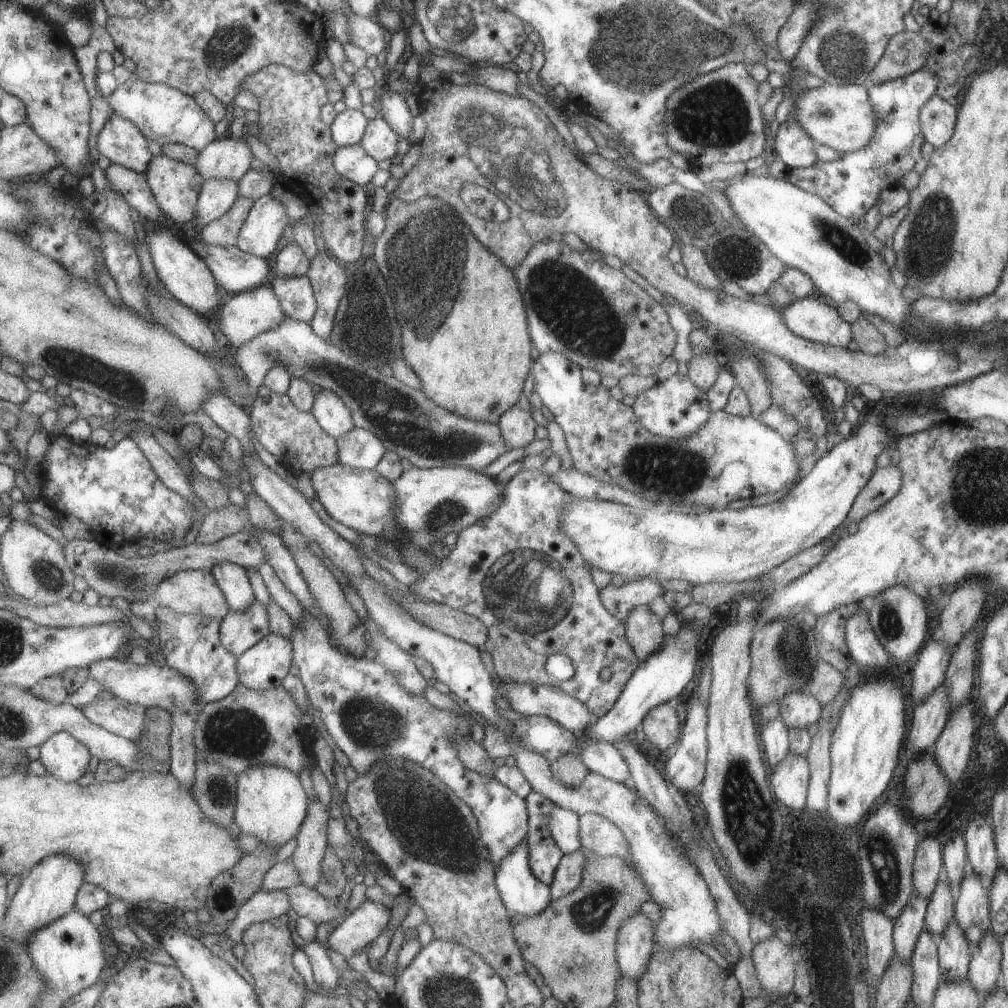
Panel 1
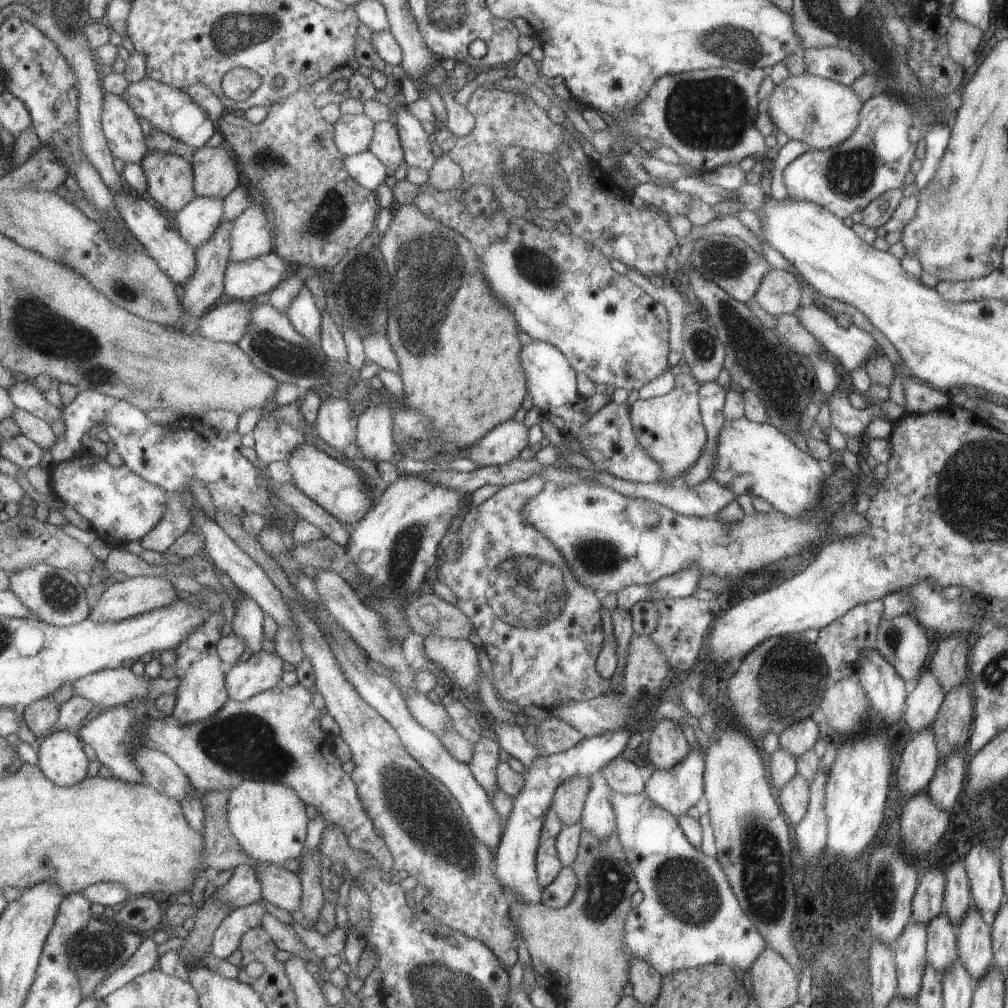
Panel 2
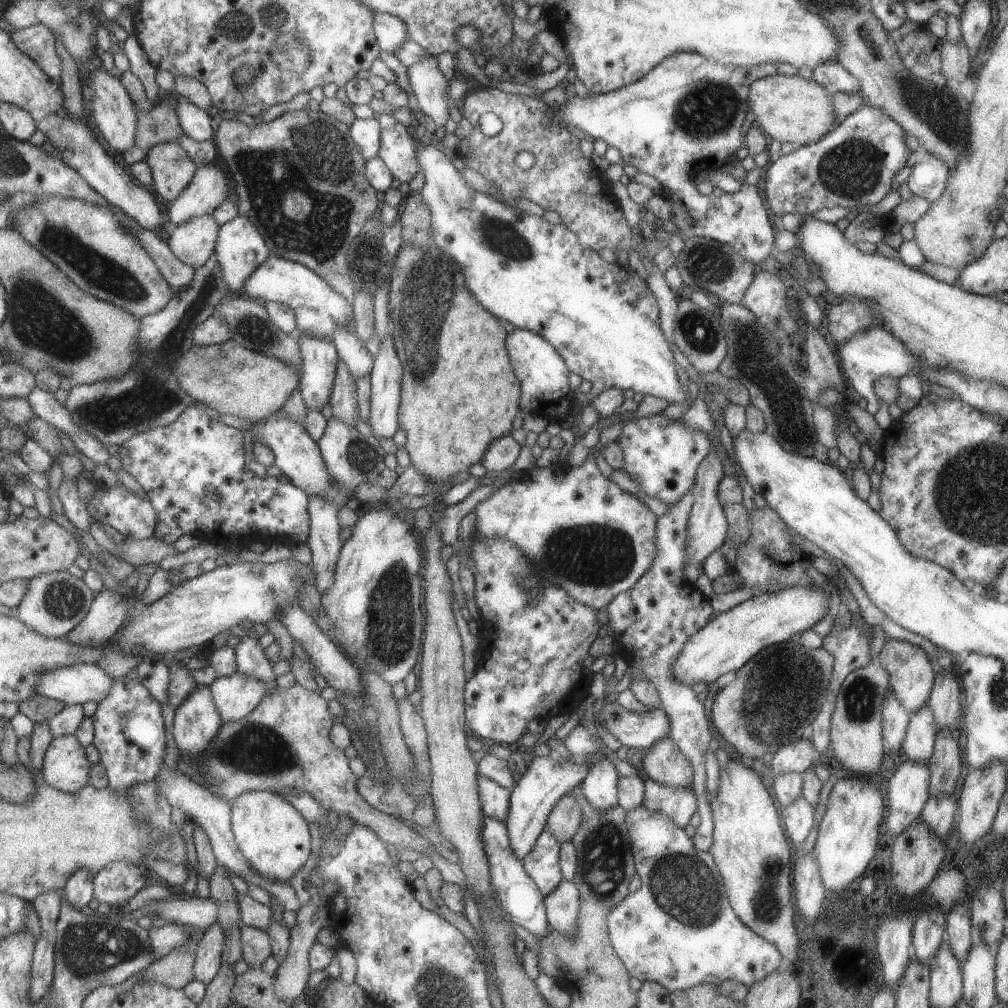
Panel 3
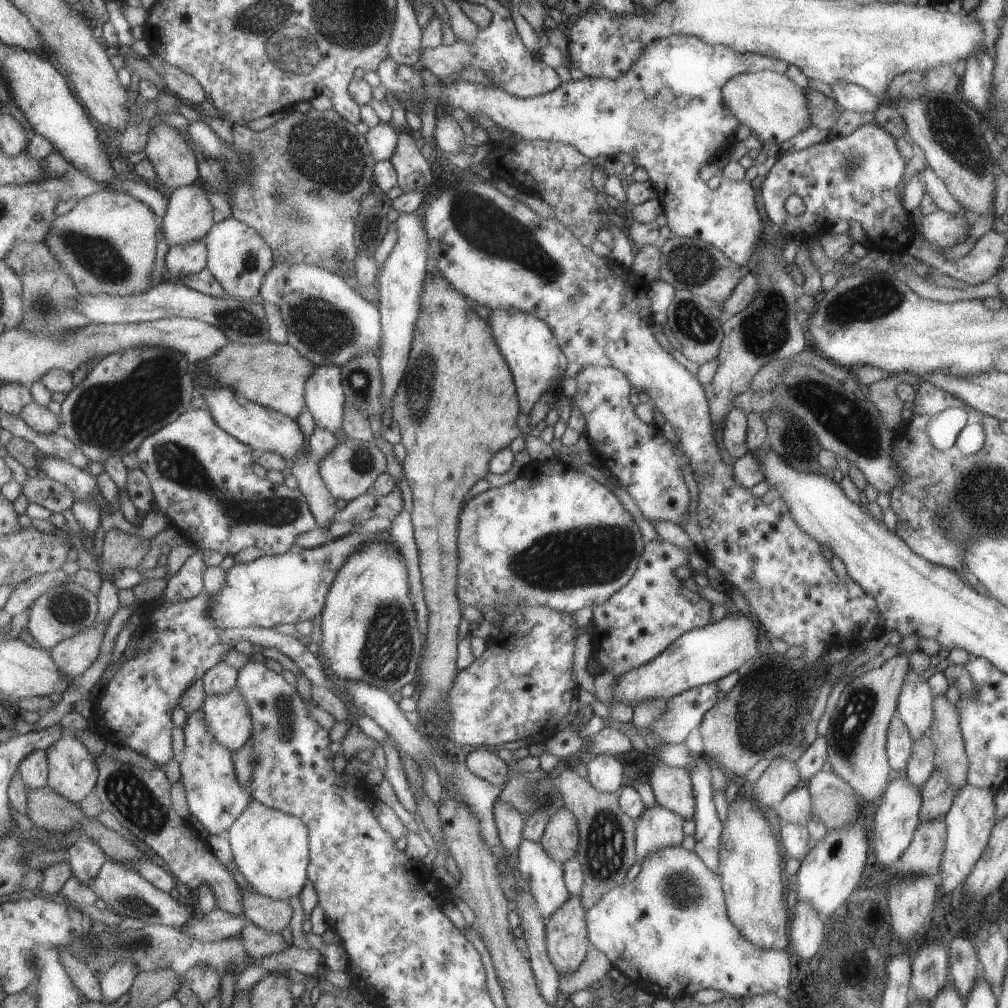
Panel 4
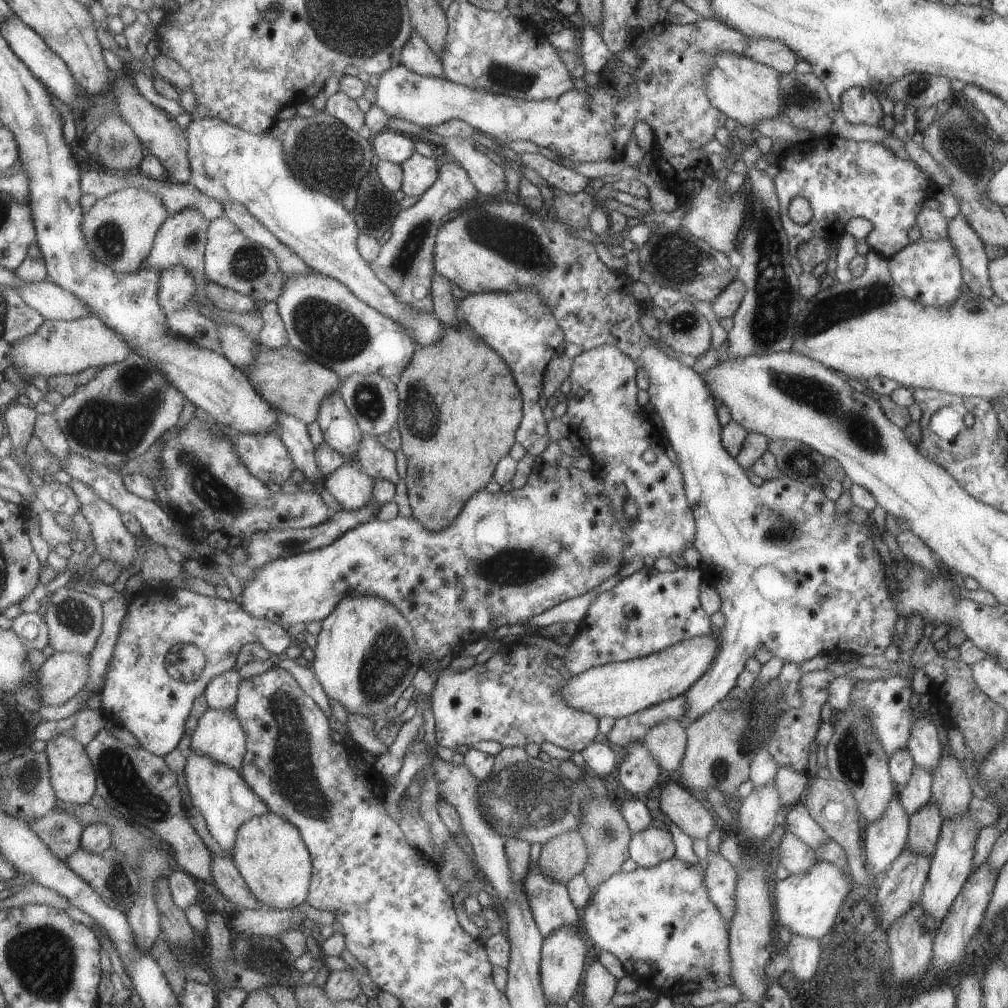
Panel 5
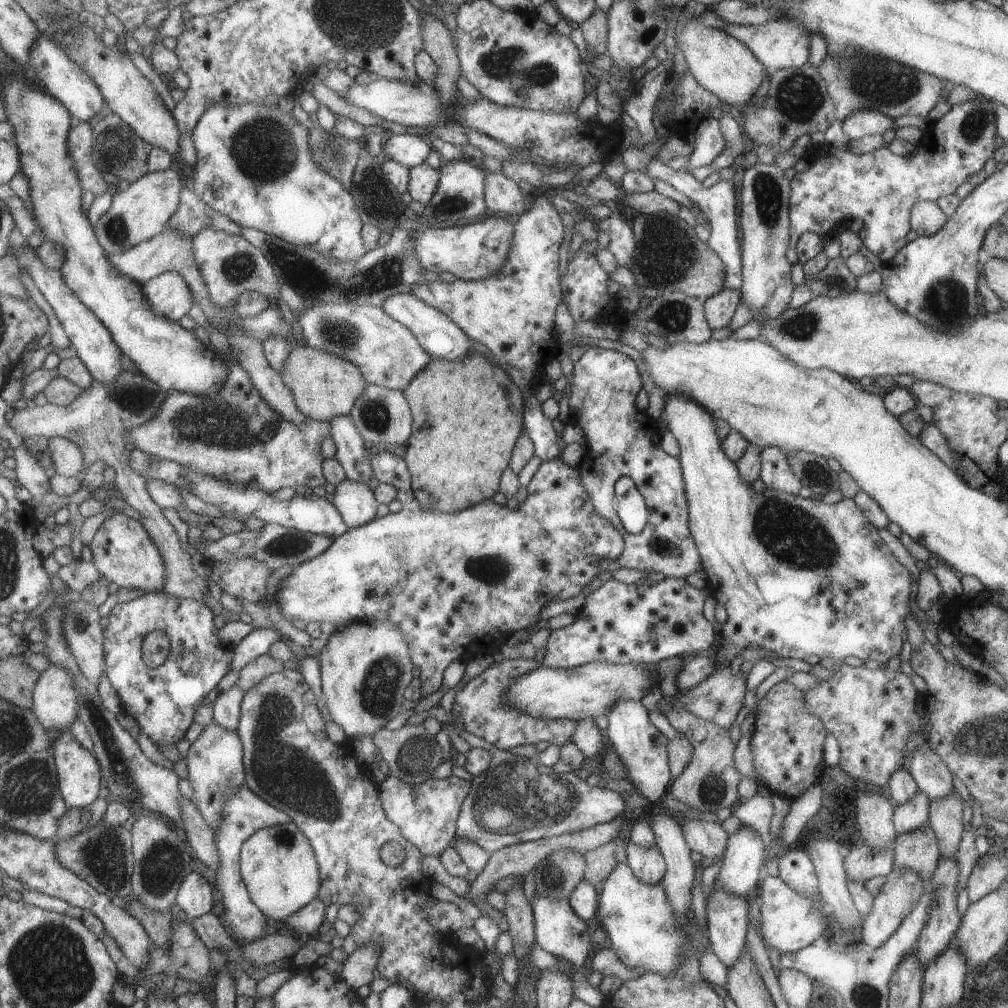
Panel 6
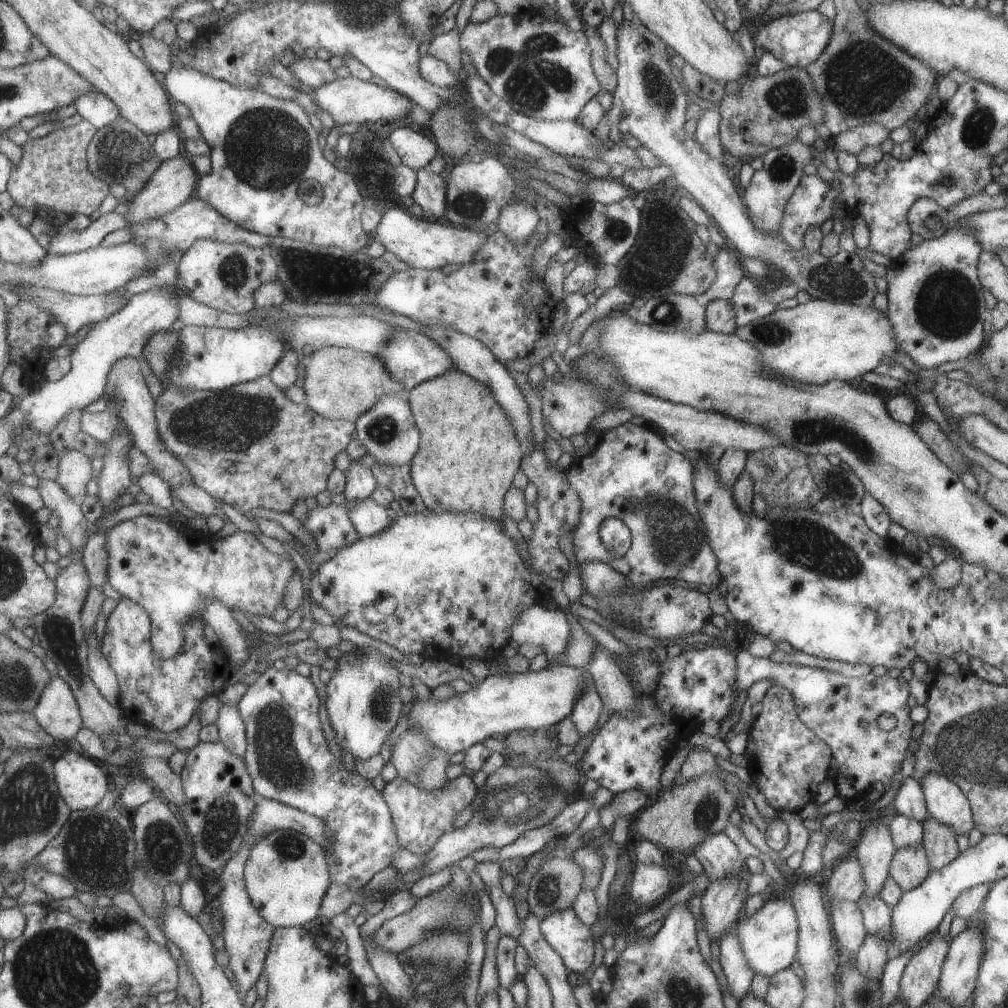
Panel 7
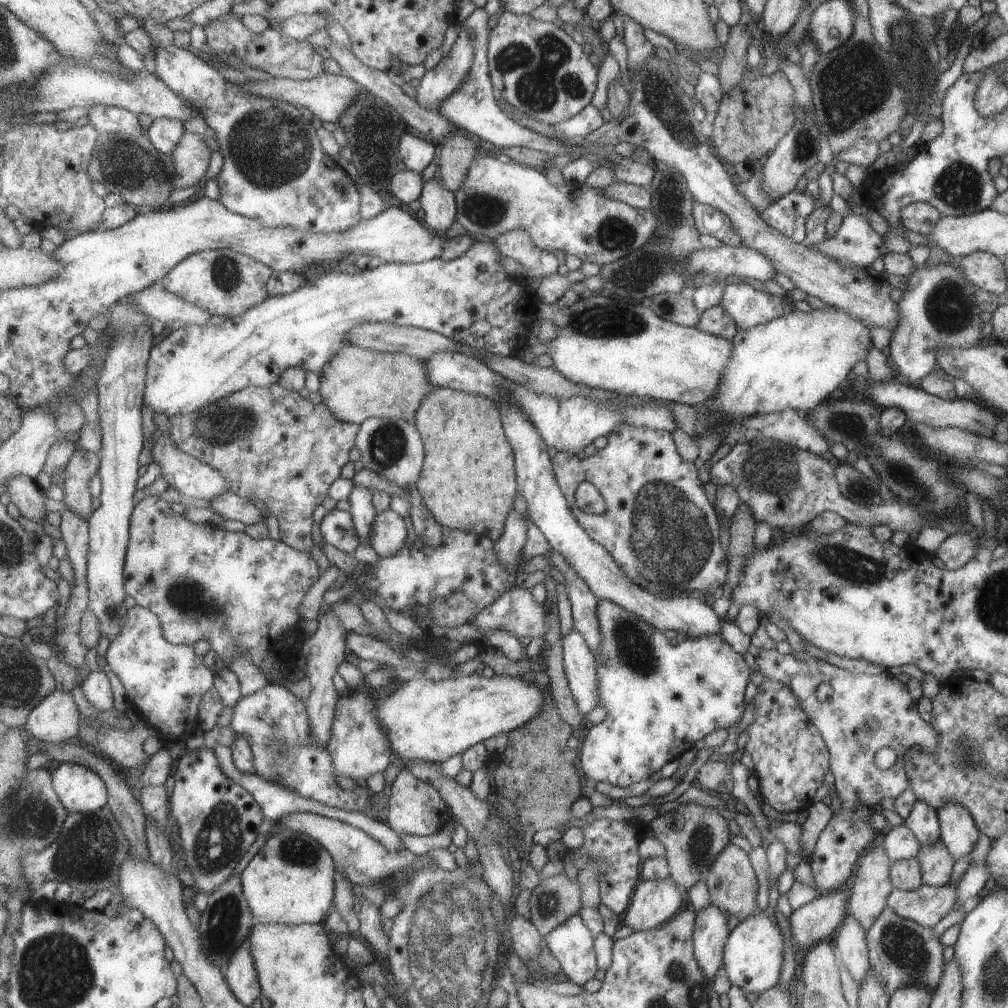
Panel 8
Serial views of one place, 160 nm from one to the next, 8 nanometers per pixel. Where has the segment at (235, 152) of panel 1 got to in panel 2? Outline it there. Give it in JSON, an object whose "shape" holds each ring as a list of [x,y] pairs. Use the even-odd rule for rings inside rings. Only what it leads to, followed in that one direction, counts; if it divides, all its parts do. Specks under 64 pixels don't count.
{"shape":[[[227,144],[196,150],[192,162],[198,196],[226,198],[245,182],[240,164]]]}

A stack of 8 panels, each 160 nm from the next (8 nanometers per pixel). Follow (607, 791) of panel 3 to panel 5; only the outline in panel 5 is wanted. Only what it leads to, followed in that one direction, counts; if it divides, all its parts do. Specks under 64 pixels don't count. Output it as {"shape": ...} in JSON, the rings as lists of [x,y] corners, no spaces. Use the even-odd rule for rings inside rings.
{"shape":[[[597,738],[580,751],[580,754],[585,767],[591,768],[600,779],[609,783],[614,778],[618,768],[617,756],[607,744]]]}

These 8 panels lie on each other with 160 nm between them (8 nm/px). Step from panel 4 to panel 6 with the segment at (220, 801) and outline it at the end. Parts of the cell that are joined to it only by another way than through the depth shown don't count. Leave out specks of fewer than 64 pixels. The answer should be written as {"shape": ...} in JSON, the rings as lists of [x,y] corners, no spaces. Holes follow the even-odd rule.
{"shape":[[[245,784],[239,787],[234,795],[224,804],[224,823],[216,832],[216,839],[221,853],[221,866],[217,870],[217,890],[221,894],[221,902],[225,909],[223,921],[229,926],[238,940],[247,943],[267,935],[264,912],[252,901],[247,885],[242,877],[242,848],[245,841],[255,834],[255,831],[275,826],[289,824],[292,818],[286,812],[275,808]]]}

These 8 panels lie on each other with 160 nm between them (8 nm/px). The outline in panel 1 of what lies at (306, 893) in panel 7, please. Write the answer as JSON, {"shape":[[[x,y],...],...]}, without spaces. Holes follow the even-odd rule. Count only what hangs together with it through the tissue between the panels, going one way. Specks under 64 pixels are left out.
{"shape":[[[273,763],[251,767],[238,776],[237,796],[235,824],[239,825],[243,833],[256,836],[262,843],[277,843],[281,846],[287,844],[293,836],[297,838],[308,808],[307,796],[301,788],[301,778],[298,773]]]}

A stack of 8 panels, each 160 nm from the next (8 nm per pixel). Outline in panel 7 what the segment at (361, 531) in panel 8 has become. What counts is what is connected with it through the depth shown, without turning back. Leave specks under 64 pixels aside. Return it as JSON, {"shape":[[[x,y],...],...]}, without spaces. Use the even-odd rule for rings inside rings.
{"shape":[[[351,459],[344,470],[346,483],[344,498],[347,501],[360,501],[367,498],[377,486],[370,468],[365,467],[359,459]]]}

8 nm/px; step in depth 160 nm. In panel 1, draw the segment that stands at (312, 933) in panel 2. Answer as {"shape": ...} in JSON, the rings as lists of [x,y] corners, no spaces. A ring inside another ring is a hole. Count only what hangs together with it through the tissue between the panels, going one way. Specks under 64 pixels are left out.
{"shape":[[[365,899],[329,934],[328,943],[343,958],[349,958],[367,947],[386,928],[389,916],[389,908]]]}

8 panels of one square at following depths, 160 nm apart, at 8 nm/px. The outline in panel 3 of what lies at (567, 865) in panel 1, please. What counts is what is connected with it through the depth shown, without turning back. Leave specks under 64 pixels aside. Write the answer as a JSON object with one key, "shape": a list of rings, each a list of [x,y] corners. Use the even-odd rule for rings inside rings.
{"shape":[[[561,879],[560,883],[543,897],[543,904],[549,928],[557,931],[559,935],[574,936],[579,897],[572,879]]]}

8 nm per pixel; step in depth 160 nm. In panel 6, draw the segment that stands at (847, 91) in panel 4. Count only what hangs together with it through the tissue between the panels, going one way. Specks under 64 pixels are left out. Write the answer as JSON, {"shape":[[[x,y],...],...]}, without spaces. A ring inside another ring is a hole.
{"shape":[[[871,109],[850,112],[842,120],[842,132],[850,139],[861,138],[868,134],[883,134],[893,124],[892,118]]]}

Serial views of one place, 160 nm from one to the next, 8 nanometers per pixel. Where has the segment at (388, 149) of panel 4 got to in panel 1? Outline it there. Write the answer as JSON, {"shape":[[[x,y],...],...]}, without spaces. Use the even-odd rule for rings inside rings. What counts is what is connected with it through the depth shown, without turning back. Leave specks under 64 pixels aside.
{"shape":[[[345,108],[341,113],[336,113],[333,122],[330,124],[332,139],[336,146],[357,145],[362,140],[368,118],[357,109]]]}

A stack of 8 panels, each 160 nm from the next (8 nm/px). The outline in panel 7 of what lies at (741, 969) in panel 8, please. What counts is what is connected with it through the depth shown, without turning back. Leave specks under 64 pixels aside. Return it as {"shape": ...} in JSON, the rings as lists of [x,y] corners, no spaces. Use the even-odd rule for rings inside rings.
{"shape":[[[771,894],[749,917],[737,920],[736,933],[742,954],[754,974],[770,977],[785,967],[793,966],[798,941],[798,920],[787,895]]]}

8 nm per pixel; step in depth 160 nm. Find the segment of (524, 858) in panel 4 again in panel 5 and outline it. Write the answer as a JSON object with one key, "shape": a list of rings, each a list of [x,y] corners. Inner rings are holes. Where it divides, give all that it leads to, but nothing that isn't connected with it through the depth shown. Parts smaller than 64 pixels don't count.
{"shape":[[[530,864],[522,887],[543,937],[561,927],[581,927],[581,912],[571,902],[565,883],[553,880],[538,865]]]}

